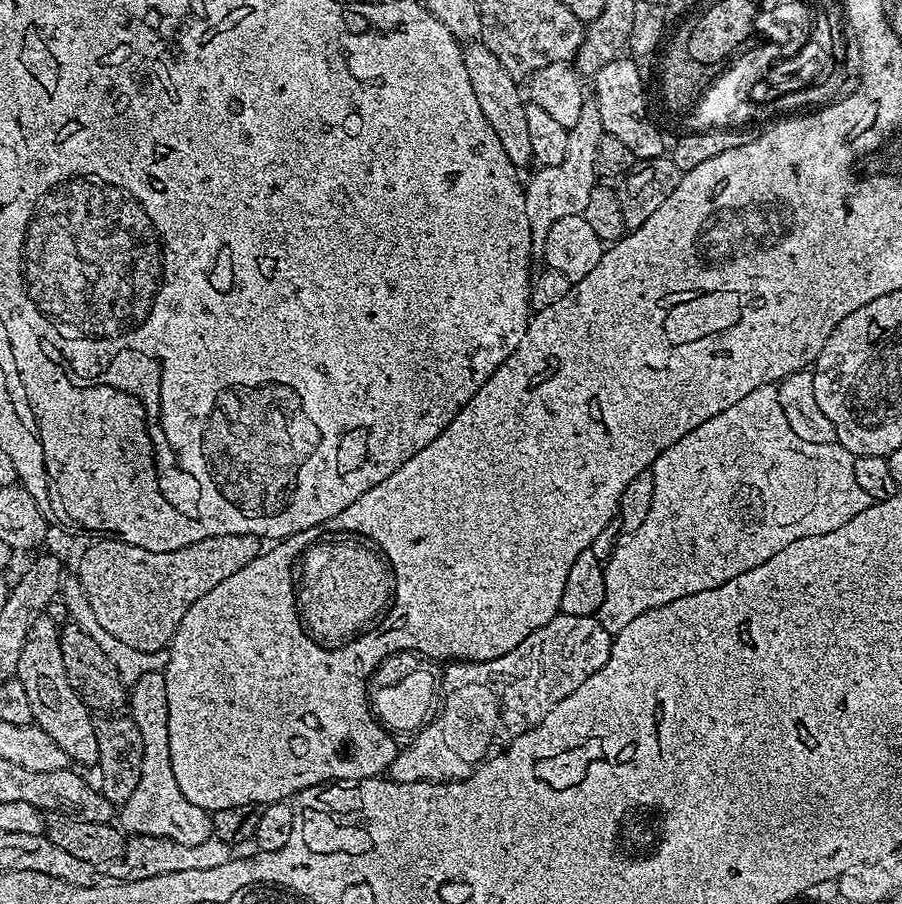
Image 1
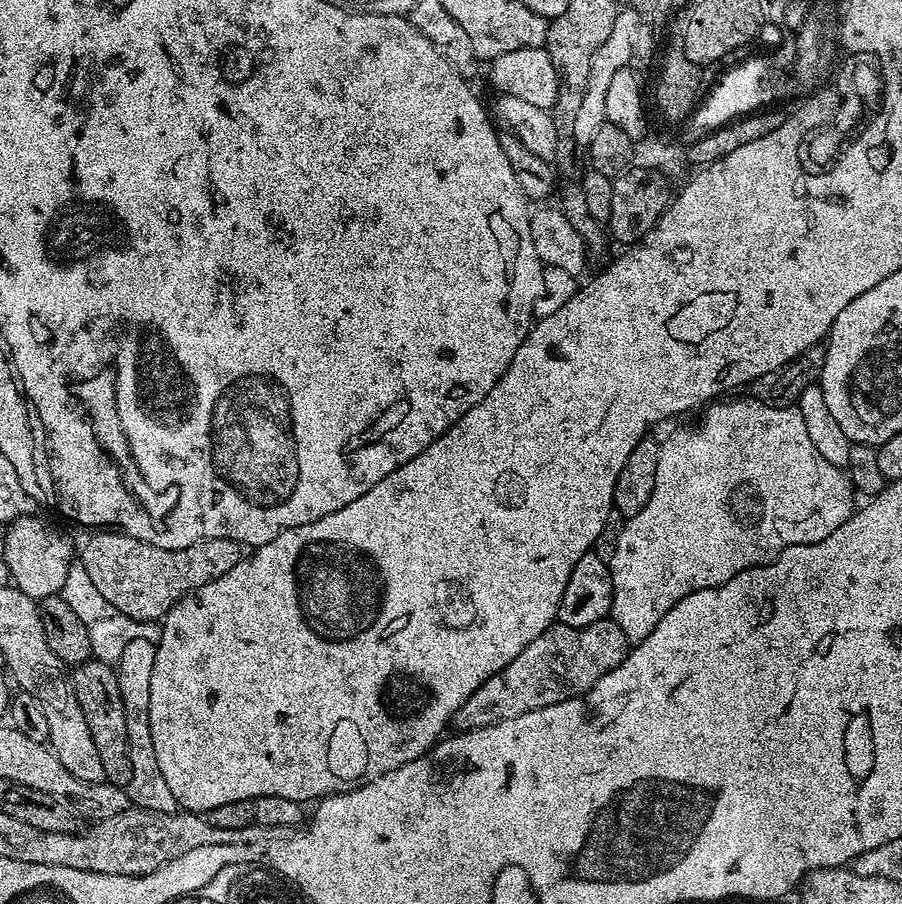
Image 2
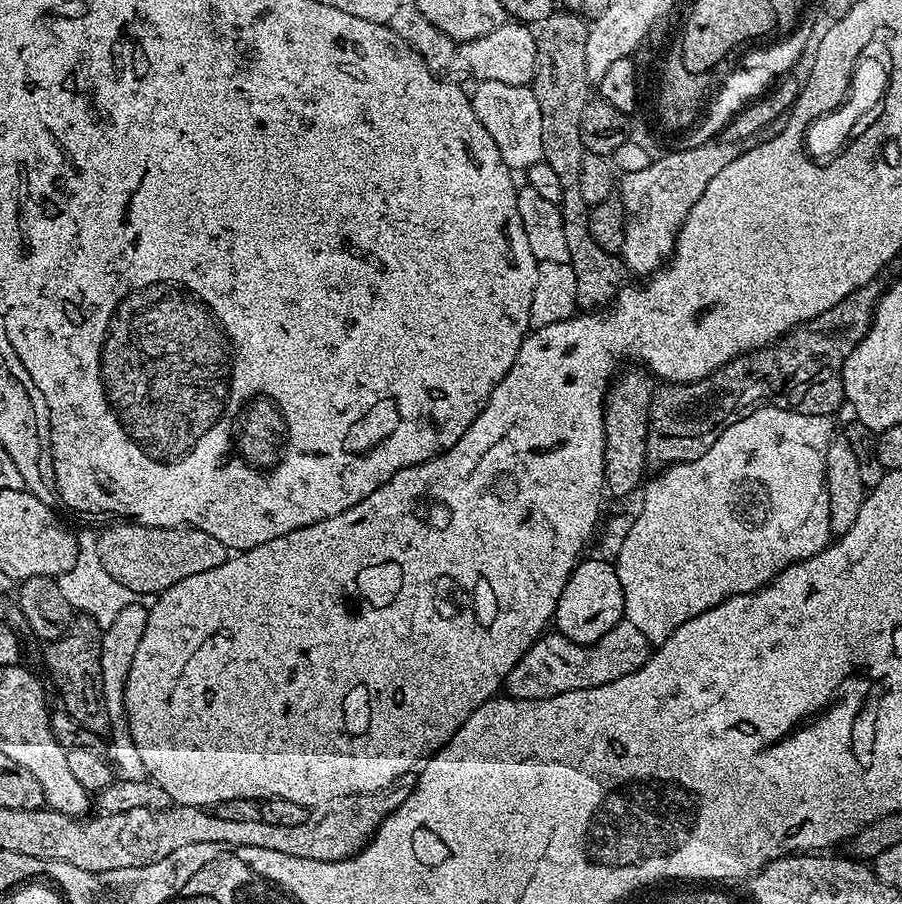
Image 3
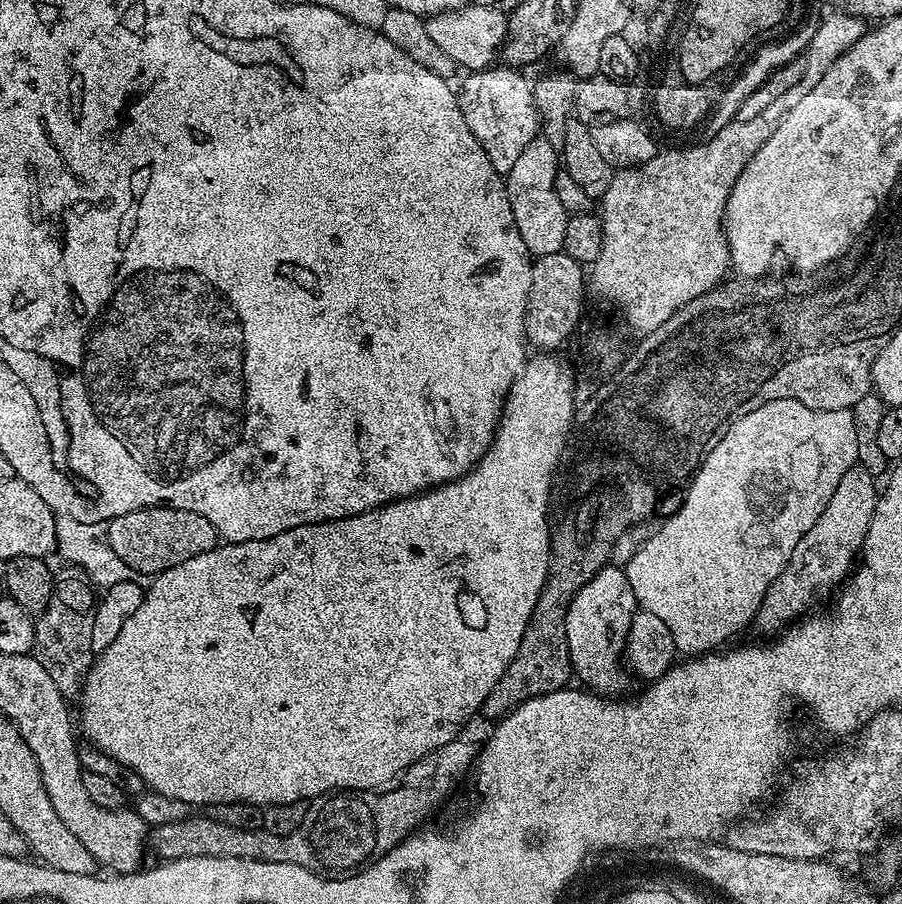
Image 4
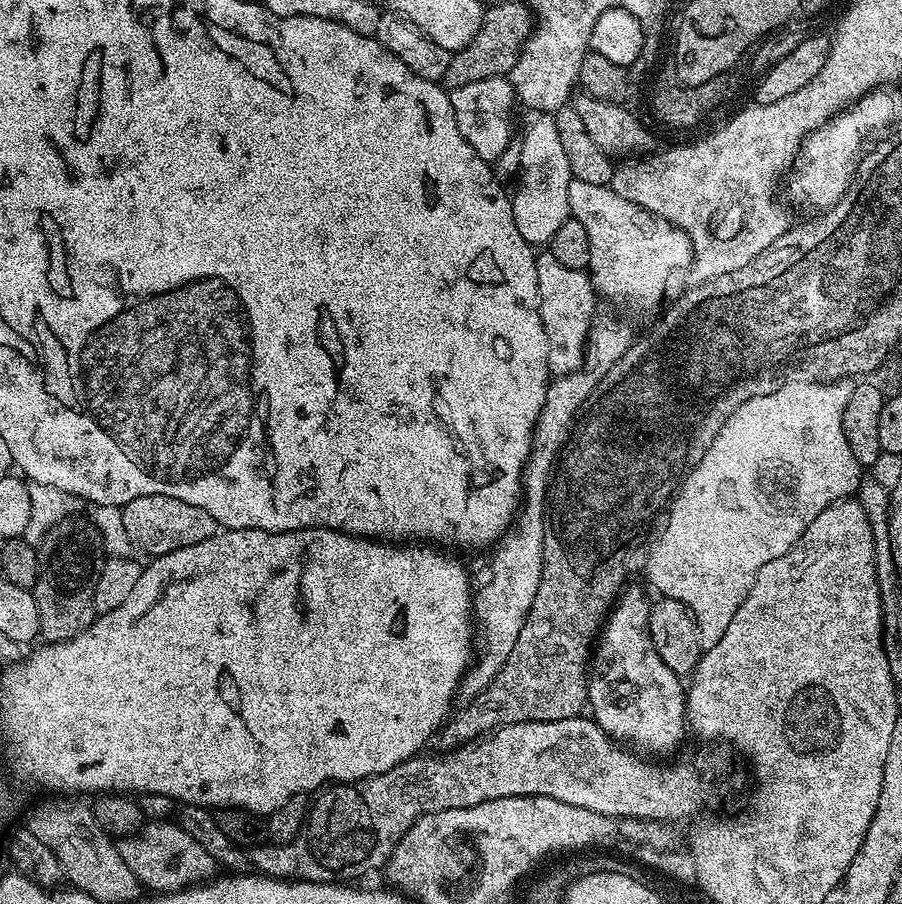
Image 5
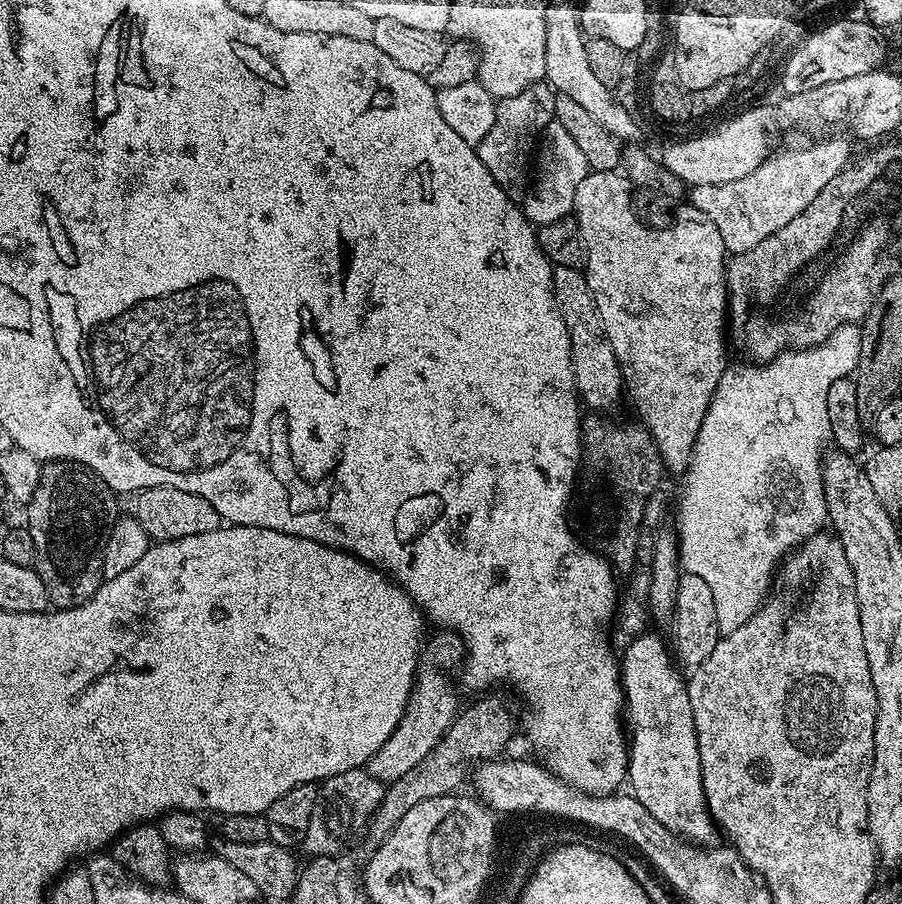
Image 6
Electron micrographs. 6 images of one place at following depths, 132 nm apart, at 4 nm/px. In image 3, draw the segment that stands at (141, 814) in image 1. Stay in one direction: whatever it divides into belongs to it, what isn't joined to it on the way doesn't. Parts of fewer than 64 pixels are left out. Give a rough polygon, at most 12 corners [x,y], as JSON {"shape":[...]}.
{"shape":[[126,606],[103,629],[102,694],[115,775],[148,776],[128,729],[126,678],[148,608]]}

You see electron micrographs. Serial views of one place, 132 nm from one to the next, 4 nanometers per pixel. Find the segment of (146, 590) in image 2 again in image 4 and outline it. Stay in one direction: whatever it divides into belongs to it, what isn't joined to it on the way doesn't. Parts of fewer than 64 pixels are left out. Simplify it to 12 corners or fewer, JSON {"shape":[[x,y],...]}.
{"shape":[[202,514],[113,518],[112,544],[152,578],[217,547]]}

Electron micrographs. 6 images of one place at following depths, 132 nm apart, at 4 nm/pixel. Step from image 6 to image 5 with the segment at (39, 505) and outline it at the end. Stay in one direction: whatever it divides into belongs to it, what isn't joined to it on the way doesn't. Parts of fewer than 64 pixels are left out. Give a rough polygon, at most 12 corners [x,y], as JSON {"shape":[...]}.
{"shape":[[76,524],[39,544],[40,636],[96,621],[102,544]]}

